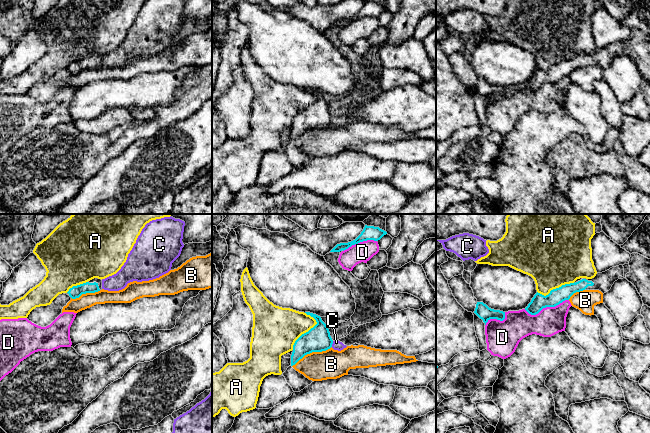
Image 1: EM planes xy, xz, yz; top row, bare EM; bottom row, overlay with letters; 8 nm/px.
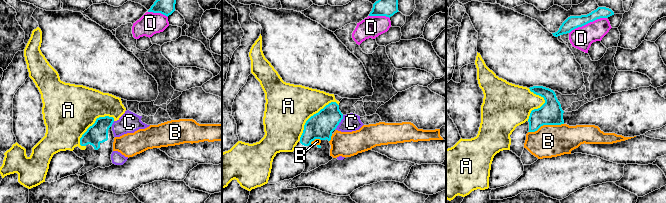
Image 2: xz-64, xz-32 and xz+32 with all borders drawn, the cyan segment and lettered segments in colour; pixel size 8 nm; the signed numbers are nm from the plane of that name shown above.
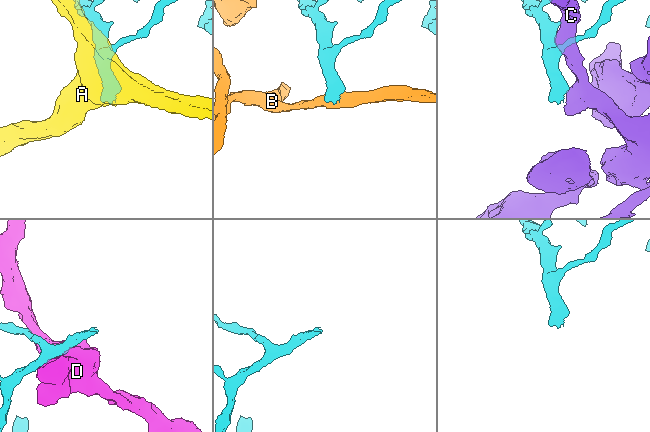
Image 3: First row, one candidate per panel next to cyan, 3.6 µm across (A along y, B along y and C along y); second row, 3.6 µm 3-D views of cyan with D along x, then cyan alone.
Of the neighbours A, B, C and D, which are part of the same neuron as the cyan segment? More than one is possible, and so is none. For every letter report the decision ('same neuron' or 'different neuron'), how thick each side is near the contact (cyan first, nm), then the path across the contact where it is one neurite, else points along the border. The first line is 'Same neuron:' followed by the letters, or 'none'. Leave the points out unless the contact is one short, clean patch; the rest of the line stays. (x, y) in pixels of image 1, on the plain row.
Same neuron: none
A: different neuron; 200 nm thick on the cyan side, 340 nm on the other
B: different neuron; 200 nm thick on the cyan side, 240 nm on the other; border along xz (331, 122), (325, 126), (312, 127), (305, 130), (292, 142)
C: different neuron; 200 nm thick on the cyan side, 80 nm on the other
D: different neuron; 130 nm thick on the cyan side, 220 nm on the other

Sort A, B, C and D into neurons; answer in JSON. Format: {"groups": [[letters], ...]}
{"groups": [["A"], ["B"], ["C"], ["D"]]}

